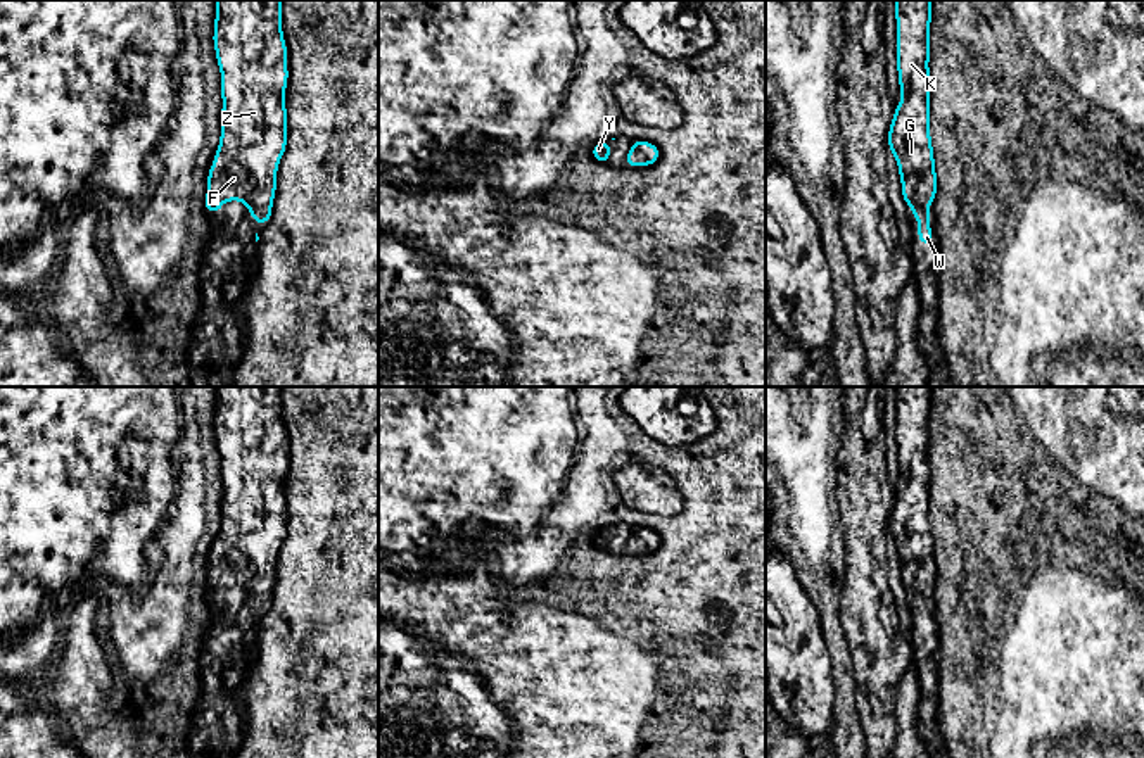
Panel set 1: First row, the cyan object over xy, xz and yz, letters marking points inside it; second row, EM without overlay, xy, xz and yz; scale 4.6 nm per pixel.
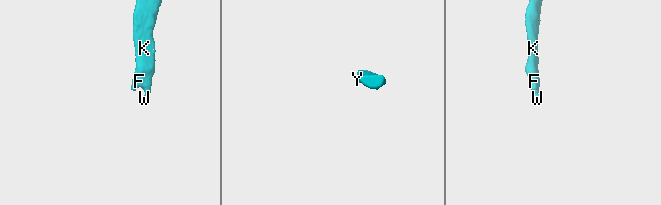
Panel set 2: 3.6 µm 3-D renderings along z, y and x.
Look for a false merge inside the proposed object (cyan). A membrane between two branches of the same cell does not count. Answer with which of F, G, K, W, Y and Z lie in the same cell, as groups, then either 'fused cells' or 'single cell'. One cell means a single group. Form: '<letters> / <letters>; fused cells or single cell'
F G K W Y Z; single cell

